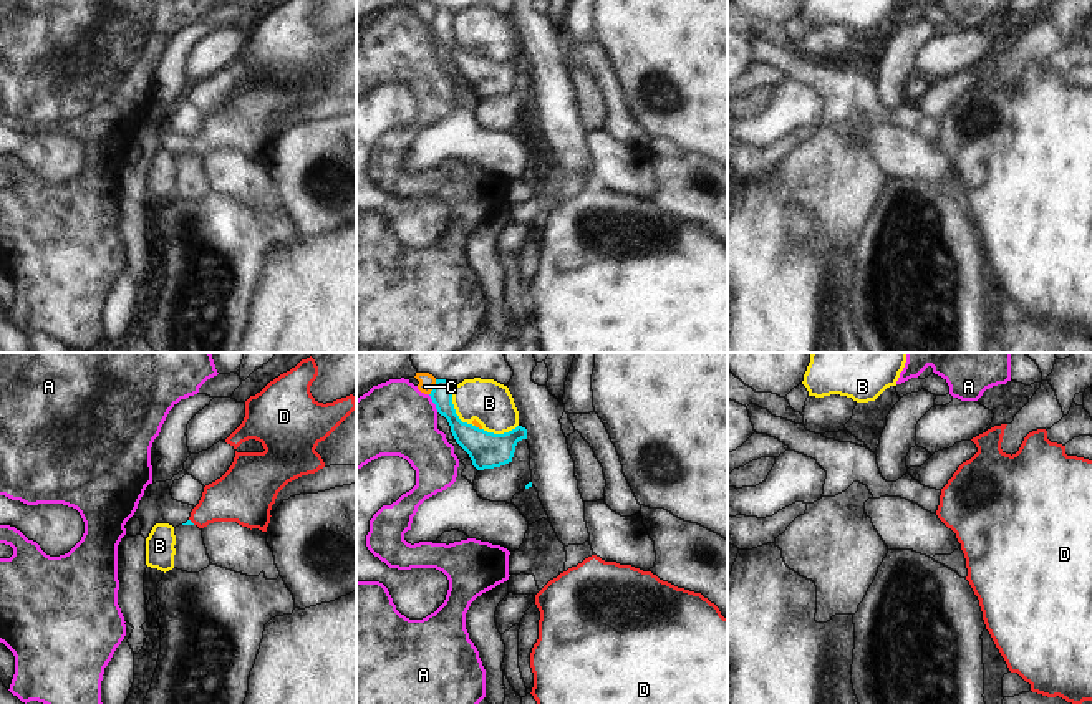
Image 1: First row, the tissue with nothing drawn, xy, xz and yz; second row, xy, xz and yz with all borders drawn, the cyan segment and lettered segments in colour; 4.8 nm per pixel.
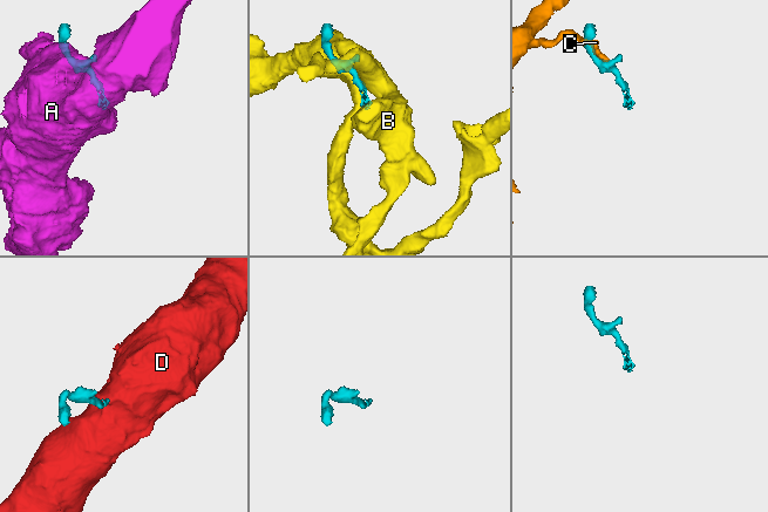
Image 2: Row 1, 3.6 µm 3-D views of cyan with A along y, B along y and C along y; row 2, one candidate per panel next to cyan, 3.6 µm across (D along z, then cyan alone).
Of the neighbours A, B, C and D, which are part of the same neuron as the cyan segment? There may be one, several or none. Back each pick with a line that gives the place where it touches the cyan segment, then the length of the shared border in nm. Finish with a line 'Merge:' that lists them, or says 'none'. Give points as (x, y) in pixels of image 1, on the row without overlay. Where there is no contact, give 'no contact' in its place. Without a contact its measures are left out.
D: xy (191, 151) | 40 nm
Merge: D

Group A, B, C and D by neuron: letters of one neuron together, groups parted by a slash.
A / B / C / D

